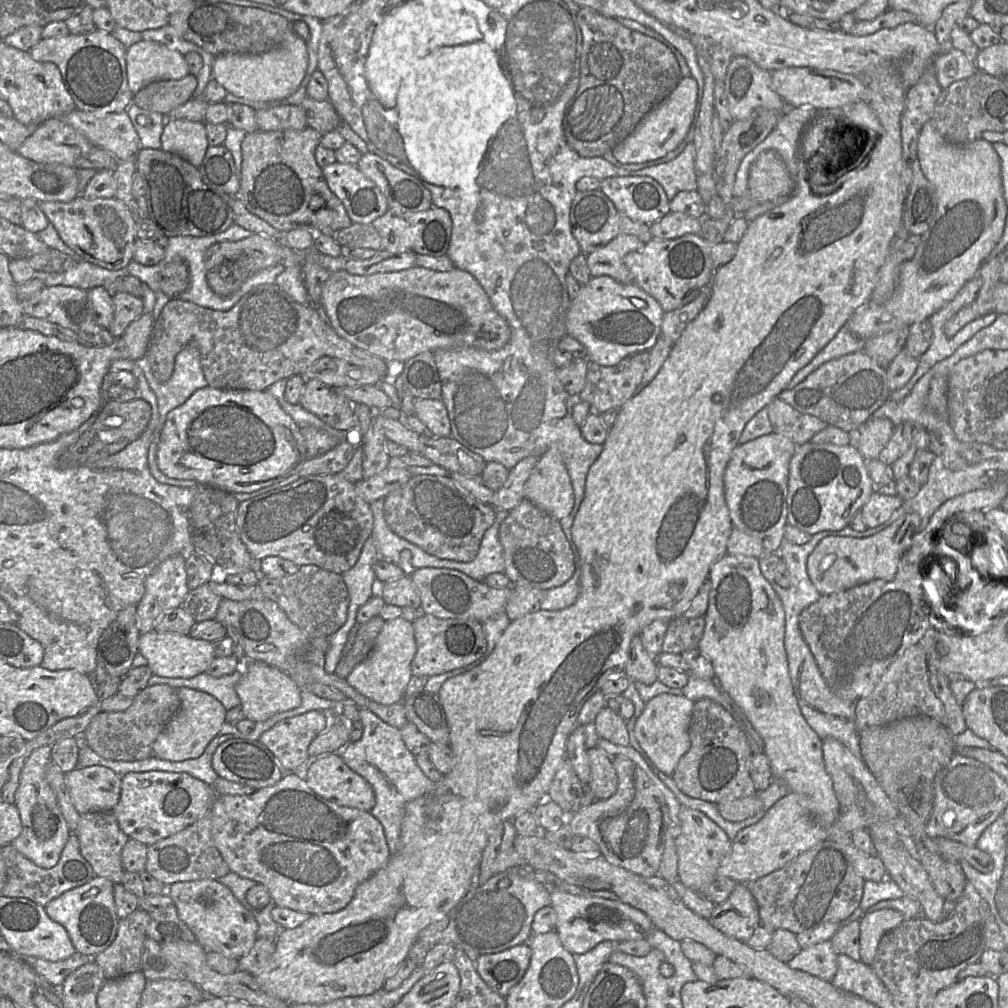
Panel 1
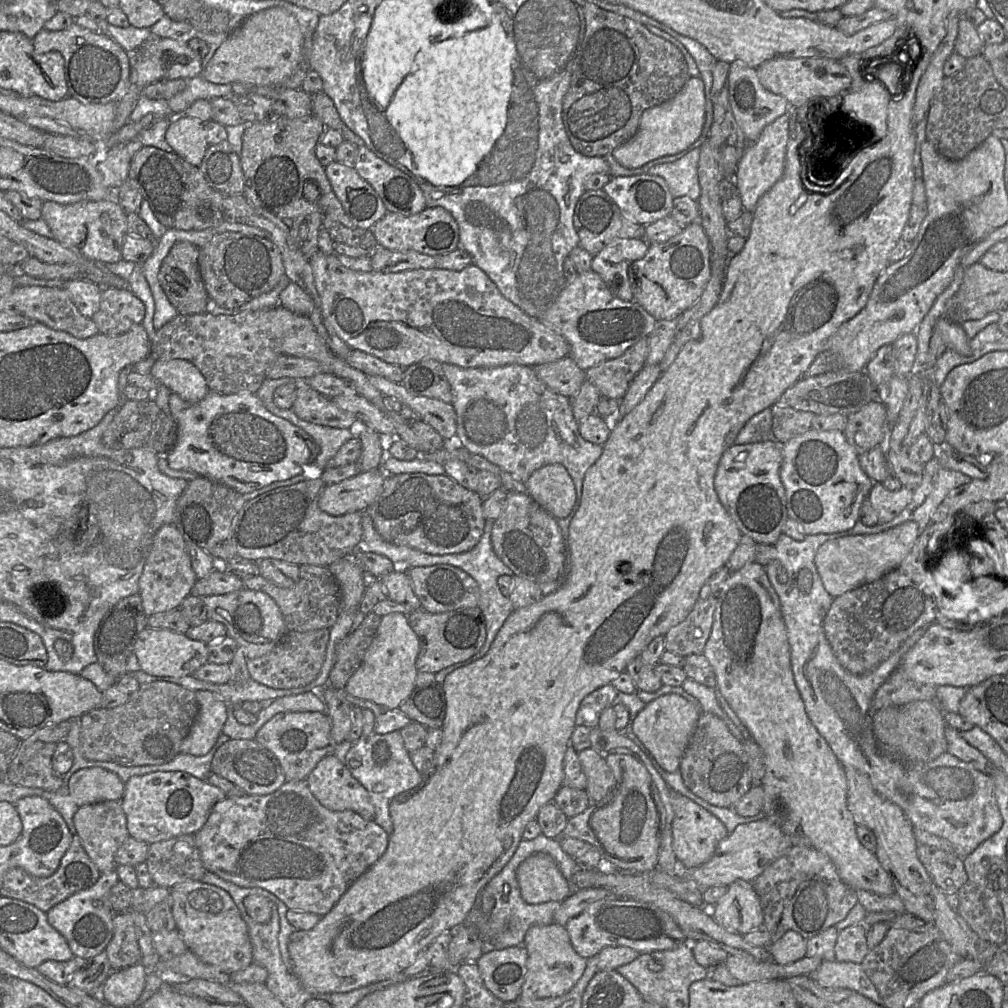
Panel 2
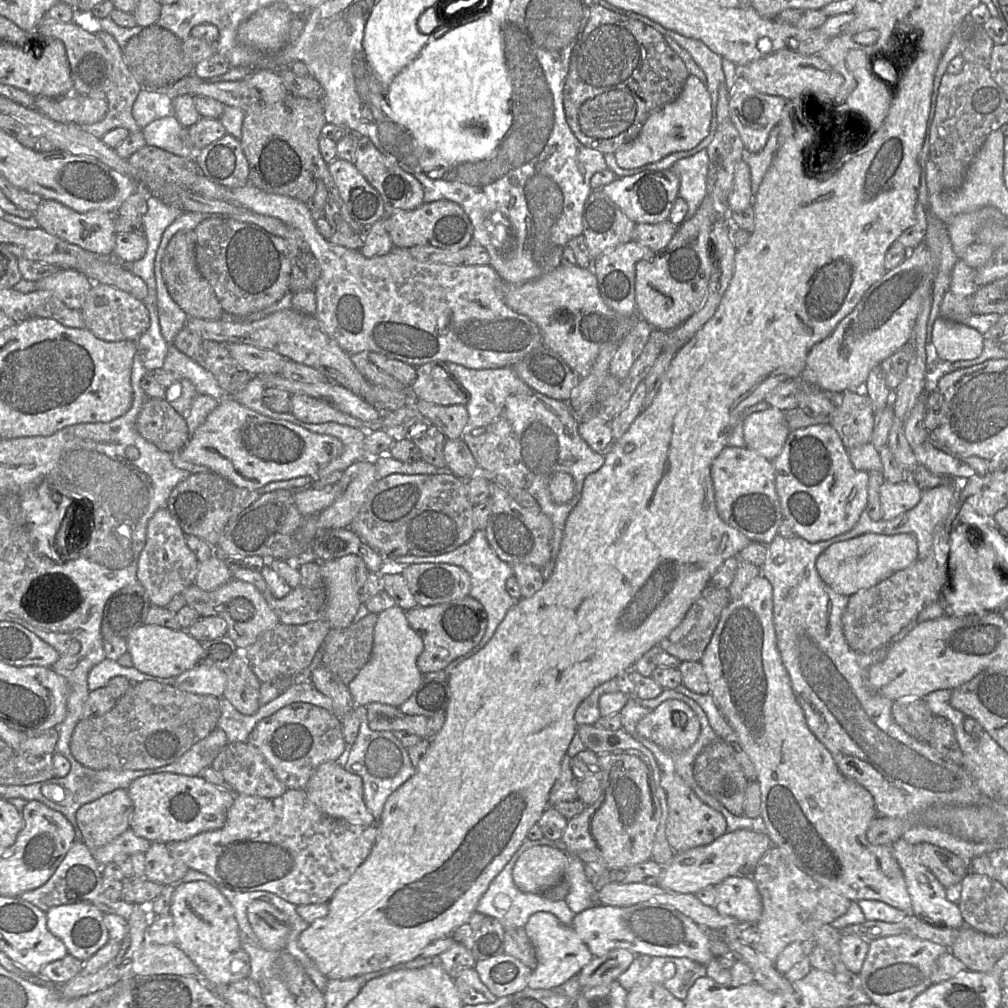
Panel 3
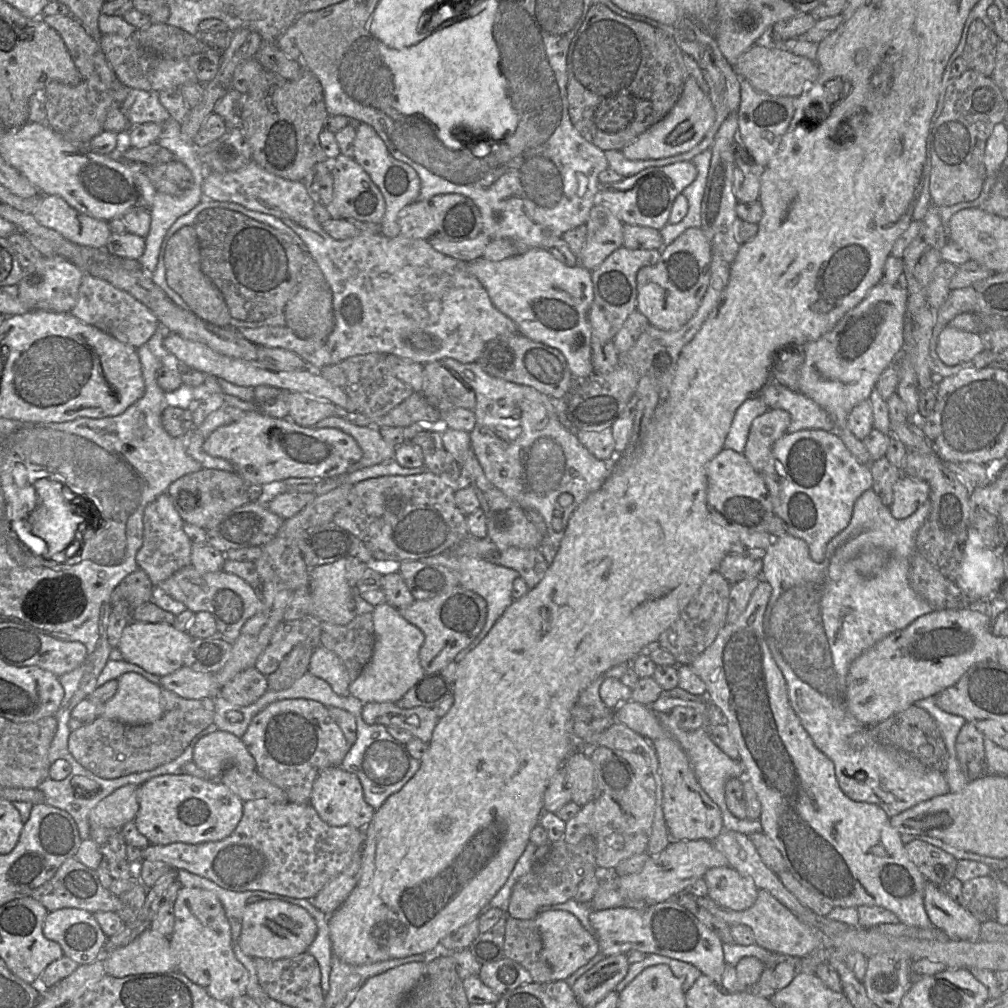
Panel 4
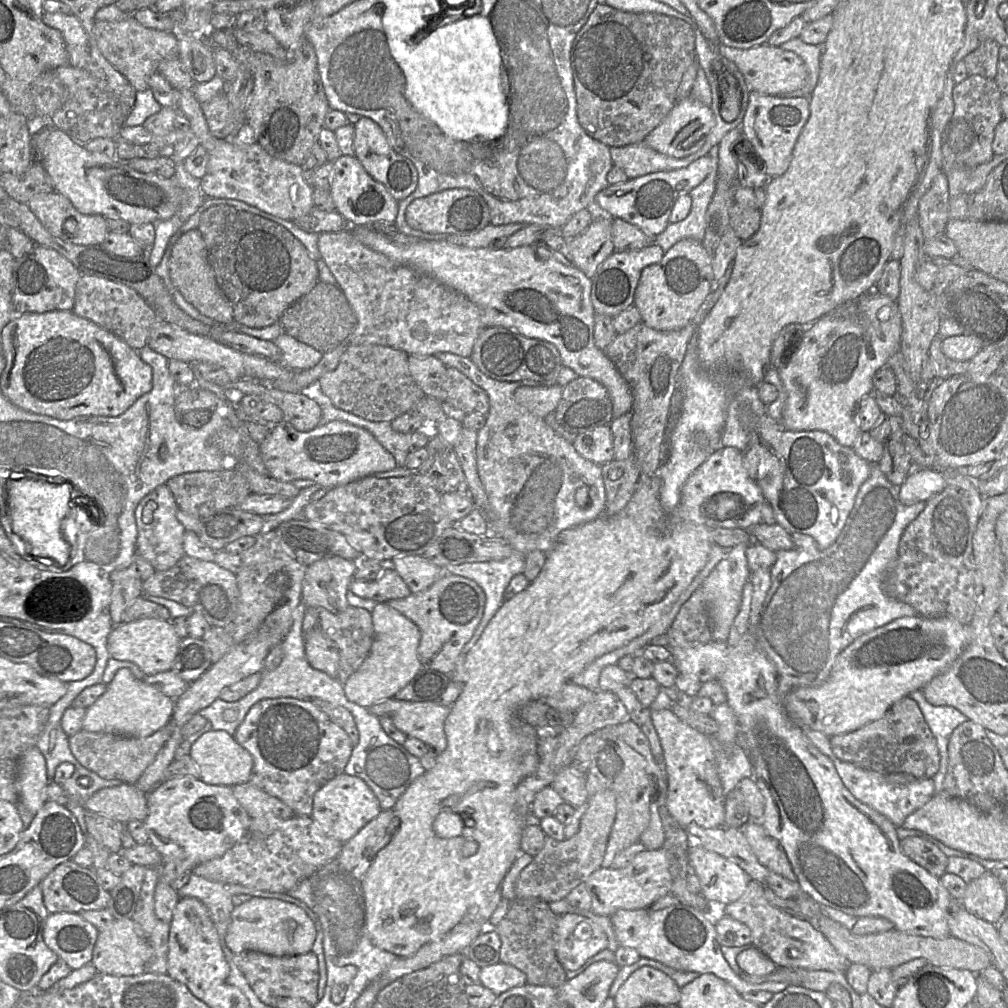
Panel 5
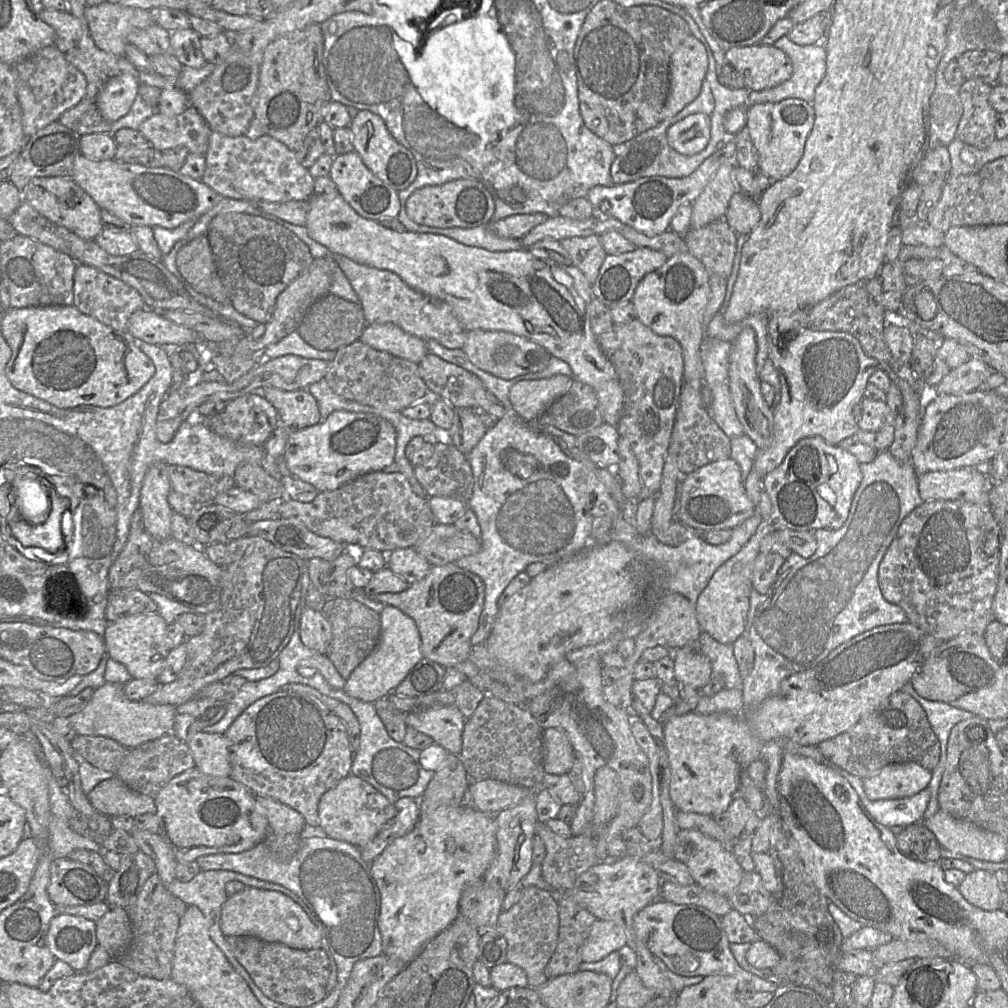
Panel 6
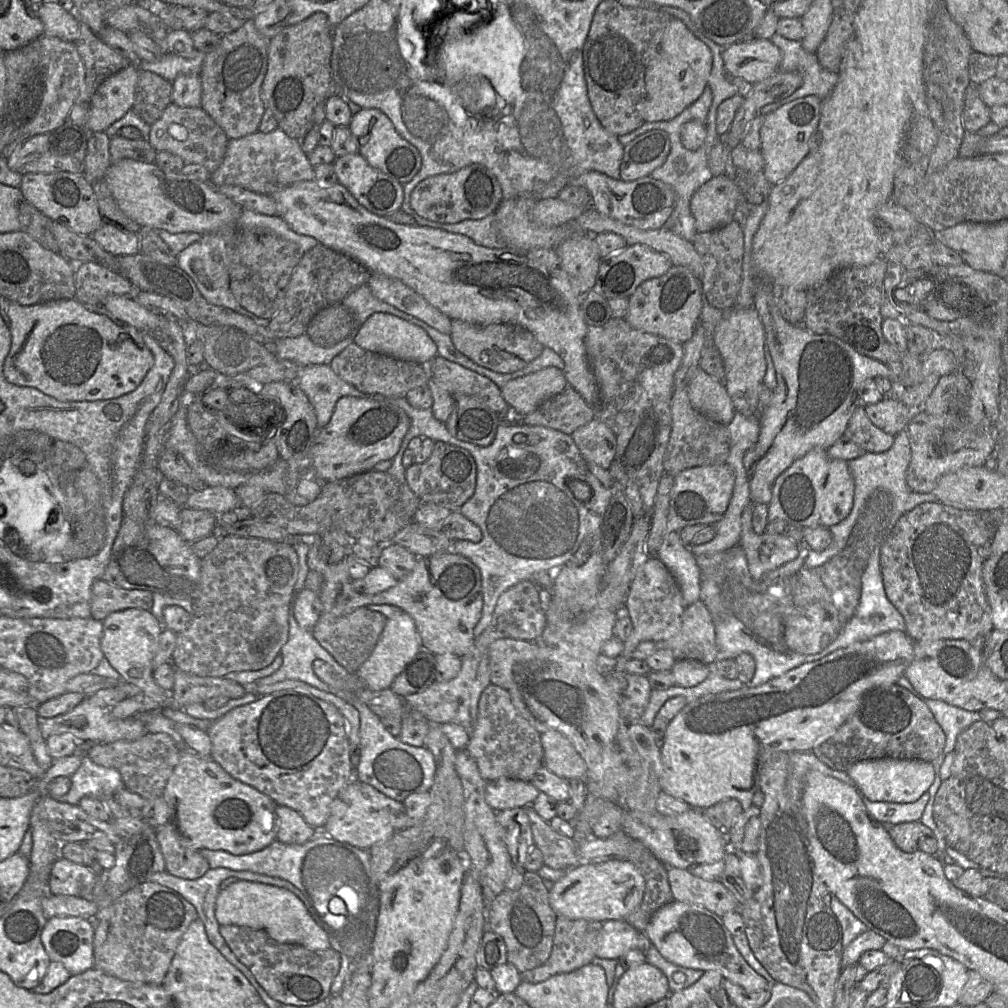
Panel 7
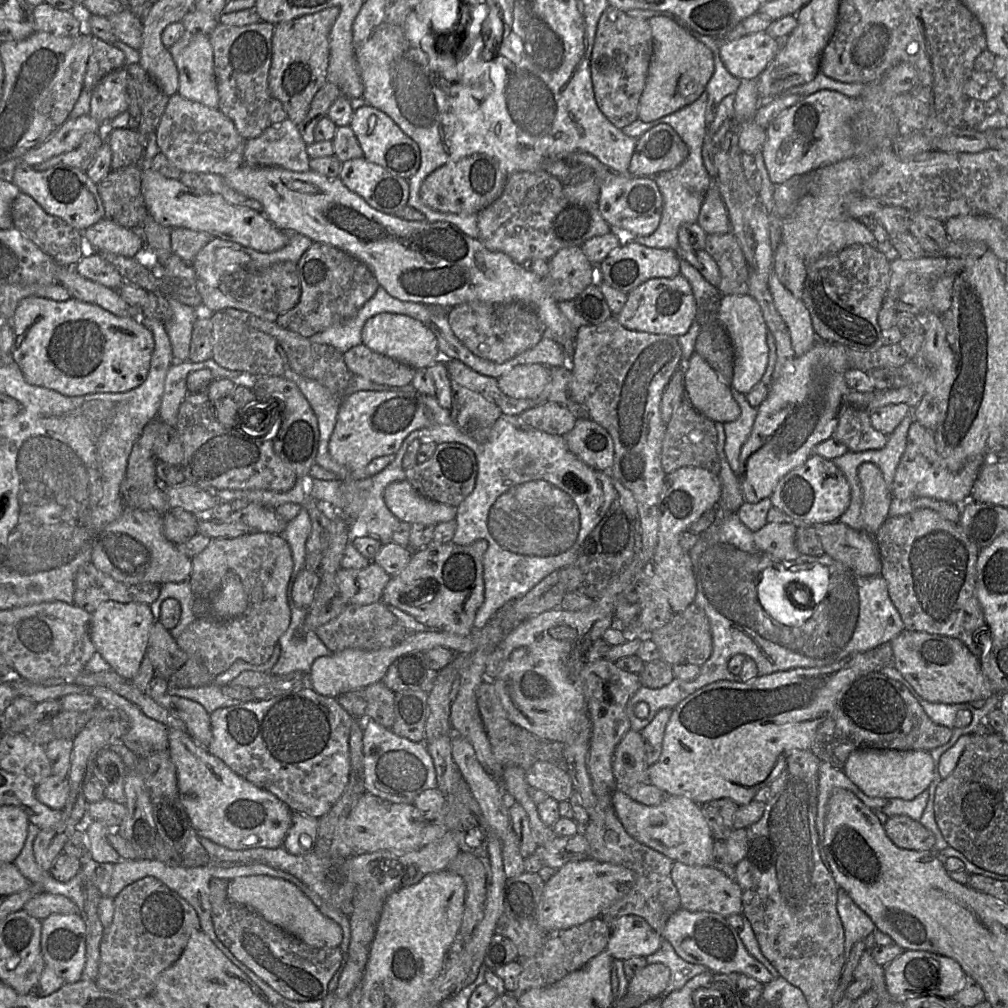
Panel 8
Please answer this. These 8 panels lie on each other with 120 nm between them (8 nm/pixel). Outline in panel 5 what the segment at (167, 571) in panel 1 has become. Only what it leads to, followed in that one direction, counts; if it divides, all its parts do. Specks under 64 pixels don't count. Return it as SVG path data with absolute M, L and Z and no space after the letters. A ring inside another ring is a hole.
M167 484L158 486L146 495L136 508L137 553L147 560L155 571L170 569L185 555L183 536L186 529L176 517L178 509L176 500Z

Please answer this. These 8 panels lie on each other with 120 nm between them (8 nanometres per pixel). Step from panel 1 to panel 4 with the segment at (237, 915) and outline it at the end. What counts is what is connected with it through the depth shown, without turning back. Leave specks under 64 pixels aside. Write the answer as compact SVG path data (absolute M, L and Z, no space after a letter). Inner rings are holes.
M182 887L173 904L173 910L174 928L168 938L177 970L218 1001L230 1003L232 999L246 994L247 971L232 950L230 924L218 898L209 890Z

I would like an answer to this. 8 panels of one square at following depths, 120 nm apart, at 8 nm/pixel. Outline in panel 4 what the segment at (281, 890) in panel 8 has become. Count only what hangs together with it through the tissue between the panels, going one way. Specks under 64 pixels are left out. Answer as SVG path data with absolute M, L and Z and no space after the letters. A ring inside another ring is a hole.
M262 899L247 904L242 918L239 947L250 958L281 959L307 951L317 934L317 924L301 906L281 900Z

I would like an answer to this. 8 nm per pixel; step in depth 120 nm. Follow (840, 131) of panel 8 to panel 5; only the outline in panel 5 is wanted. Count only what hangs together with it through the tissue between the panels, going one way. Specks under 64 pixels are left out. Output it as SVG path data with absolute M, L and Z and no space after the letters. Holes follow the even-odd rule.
M750 91L748 106L741 123L741 133L751 143L768 178L778 177L788 169L795 143L810 115L809 98L770 96Z

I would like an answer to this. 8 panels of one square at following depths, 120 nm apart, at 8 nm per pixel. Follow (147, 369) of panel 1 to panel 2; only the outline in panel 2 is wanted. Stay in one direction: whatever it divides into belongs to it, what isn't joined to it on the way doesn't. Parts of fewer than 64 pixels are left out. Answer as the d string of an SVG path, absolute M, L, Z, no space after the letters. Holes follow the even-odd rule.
M157 359L150 374L157 383L165 385L171 393L177 394L188 403L198 402L209 392L199 369L184 359Z

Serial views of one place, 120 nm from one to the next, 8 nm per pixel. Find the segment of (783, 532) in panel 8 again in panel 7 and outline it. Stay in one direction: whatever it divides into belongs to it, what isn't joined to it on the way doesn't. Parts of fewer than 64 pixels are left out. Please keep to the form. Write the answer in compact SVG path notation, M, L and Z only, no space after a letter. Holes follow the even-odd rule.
M753 502L749 503L742 512L739 545L745 551L750 575L757 581L761 580L769 571L775 570L786 562L794 560L799 554L799 544L785 535L757 534L752 527L754 504Z

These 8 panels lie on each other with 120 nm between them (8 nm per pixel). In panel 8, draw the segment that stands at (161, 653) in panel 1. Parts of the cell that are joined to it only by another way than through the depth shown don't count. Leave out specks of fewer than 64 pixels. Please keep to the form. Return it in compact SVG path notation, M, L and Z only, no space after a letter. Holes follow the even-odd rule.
M106 601L91 613L90 638L96 652L109 664L111 670L131 681L138 673L146 655L154 621L148 604ZM166 694L156 703L184 722L186 731L202 747L208 748L212 740L210 714L192 700Z

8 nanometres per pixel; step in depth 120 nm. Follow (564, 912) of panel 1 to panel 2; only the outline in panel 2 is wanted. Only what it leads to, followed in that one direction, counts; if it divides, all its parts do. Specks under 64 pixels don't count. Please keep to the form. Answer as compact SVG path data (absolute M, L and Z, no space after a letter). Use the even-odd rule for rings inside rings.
M541 852L531 855L518 866L516 871L516 879L519 884L521 897L528 904L540 904L550 901L562 902L568 898L573 891L580 890L574 889L573 884L570 885L570 882L568 882L563 876L551 856ZM618 897L591 903L578 916L568 920L565 928L574 950L585 959L597 955L604 947L625 946L643 954L670 950L686 940L668 913L648 903Z

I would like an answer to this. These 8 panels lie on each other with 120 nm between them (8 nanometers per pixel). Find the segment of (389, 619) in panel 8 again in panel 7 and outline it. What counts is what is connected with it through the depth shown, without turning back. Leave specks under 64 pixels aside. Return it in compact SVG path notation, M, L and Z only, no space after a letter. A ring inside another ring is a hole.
M360 607L348 614L334 615L323 612L312 629L318 643L349 673L354 673L373 652L387 622L380 612Z

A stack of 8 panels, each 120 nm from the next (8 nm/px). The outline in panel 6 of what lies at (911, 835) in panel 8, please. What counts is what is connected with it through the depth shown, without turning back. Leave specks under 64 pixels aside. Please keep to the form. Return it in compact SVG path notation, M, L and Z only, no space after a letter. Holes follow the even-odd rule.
M922 822L905 827L896 841L900 852L910 859L920 862L941 859L939 842Z

